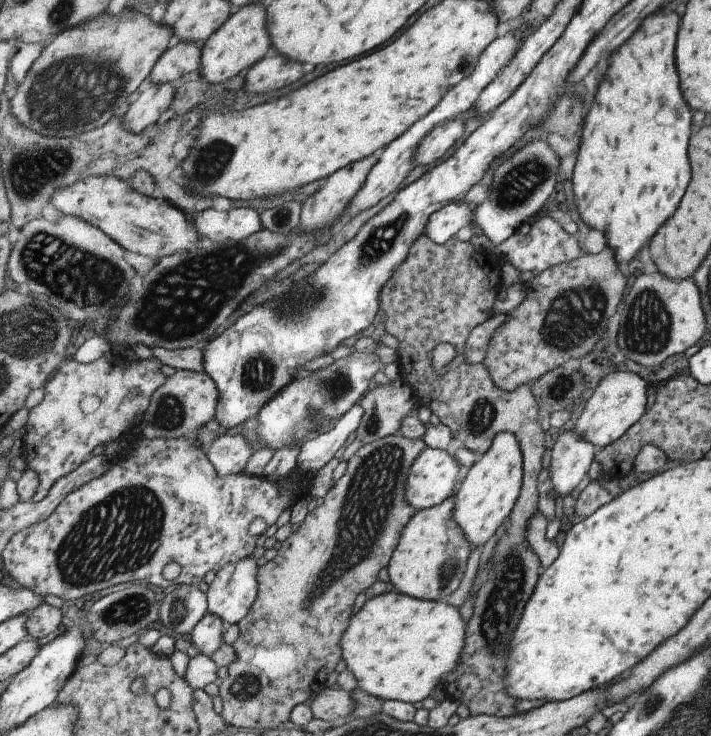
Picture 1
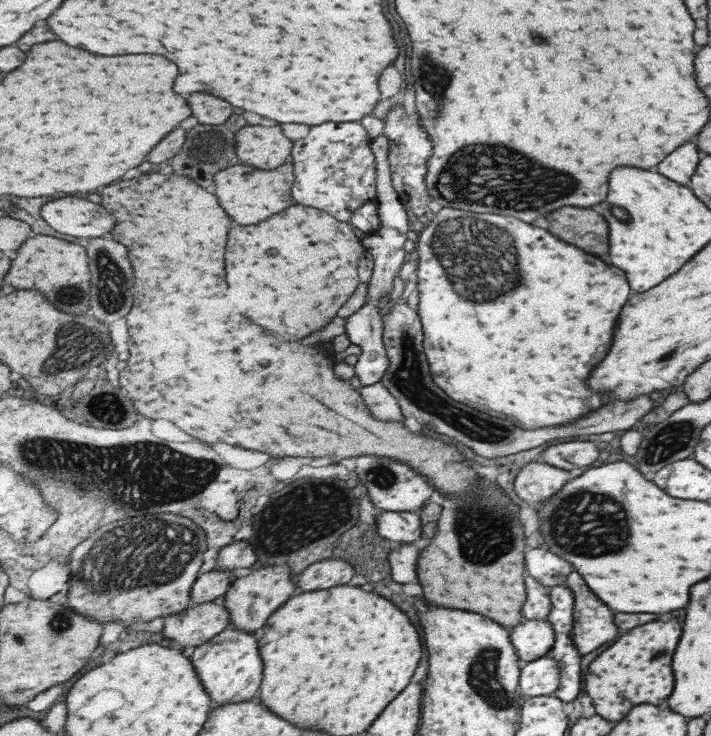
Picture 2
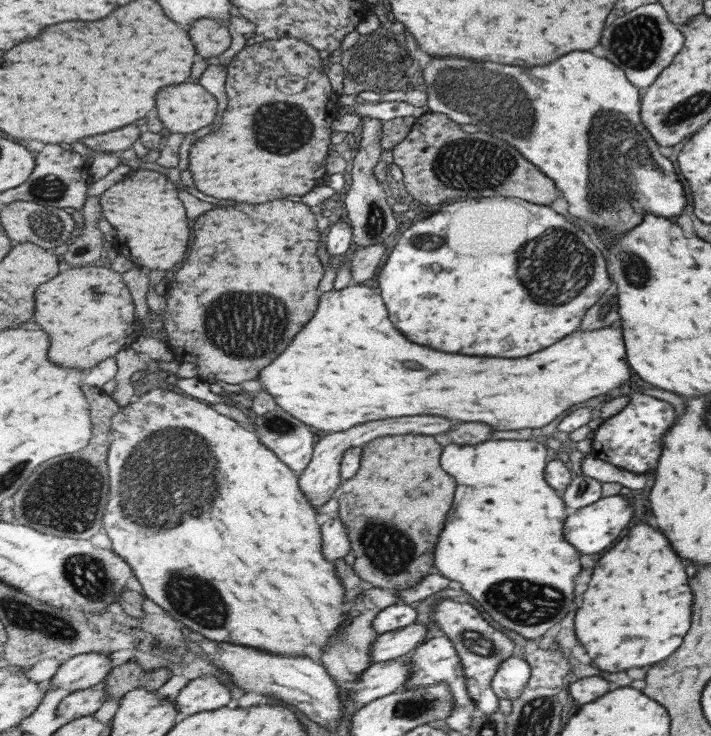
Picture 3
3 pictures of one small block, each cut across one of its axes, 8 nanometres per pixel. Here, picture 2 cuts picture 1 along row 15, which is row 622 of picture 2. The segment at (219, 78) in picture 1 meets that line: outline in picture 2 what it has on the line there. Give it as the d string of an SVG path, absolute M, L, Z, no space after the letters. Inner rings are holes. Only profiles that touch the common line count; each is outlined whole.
M269 565L251 571L251 574L235 580L224 599L231 613L231 625L254 632L263 628L271 615L297 593L297 581L291 575L291 565Z

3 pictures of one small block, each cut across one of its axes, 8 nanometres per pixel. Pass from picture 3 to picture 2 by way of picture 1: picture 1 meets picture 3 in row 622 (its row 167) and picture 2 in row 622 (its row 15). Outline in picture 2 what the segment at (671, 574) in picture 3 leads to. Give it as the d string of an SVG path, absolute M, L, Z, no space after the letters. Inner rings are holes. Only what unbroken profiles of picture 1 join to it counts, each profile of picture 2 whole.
M649 622L627 632L625 638L617 638L607 650L603 650L585 672L585 694L591 698L595 712L603 720L621 720L635 704L659 704L671 694L671 656L679 642L681 624Z

